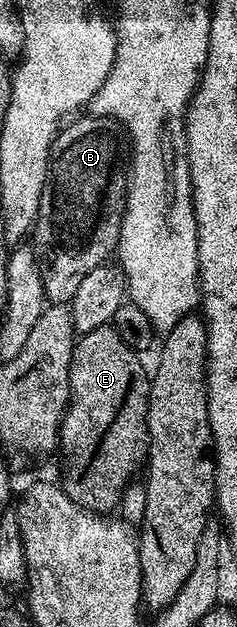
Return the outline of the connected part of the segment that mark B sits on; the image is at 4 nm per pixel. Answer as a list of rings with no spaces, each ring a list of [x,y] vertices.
[[[78,116],[76,119],[73,119],[78,119],[78,121],[73,121],[70,125],[68,122],[68,124],[58,132],[56,139],[53,141],[53,145],[49,148],[49,166],[47,167],[47,175],[45,176],[43,199],[39,203],[37,224],[34,225],[31,230],[31,245],[36,252],[38,261],[41,262],[41,278],[45,281],[45,295],[46,298],[53,303],[72,302],[75,291],[79,291],[79,283],[83,283],[85,276],[89,274],[90,271],[95,271],[95,267],[106,264],[106,262],[116,254],[117,244],[119,243],[119,231],[121,230],[123,214],[125,213],[125,200],[127,199],[127,191],[129,190],[127,158],[131,153],[131,142],[125,132],[124,125],[120,125],[113,117],[88,116],[89,117]]]

